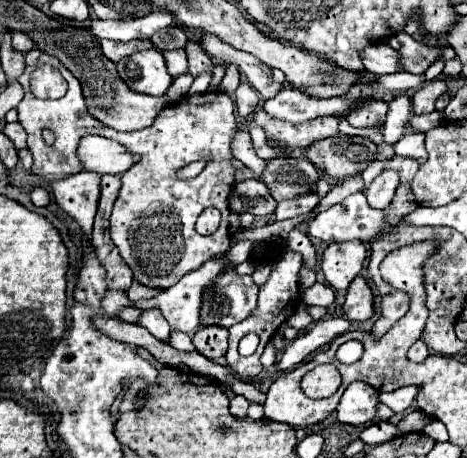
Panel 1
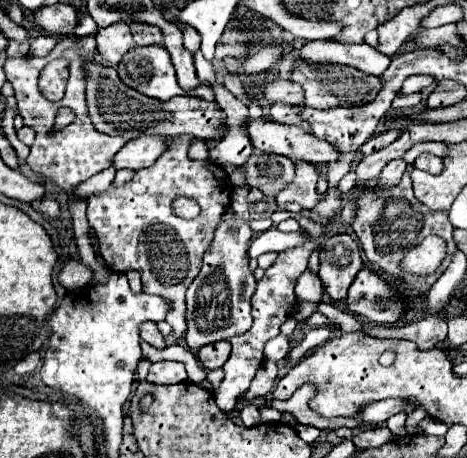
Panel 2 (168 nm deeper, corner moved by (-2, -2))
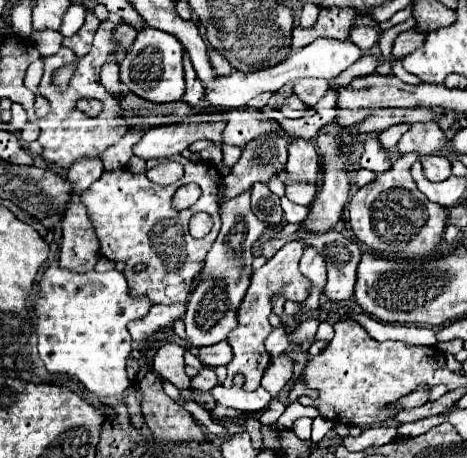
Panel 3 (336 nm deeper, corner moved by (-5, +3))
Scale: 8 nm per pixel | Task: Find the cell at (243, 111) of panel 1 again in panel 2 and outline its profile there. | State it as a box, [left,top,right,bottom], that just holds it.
[222,74,250,104]

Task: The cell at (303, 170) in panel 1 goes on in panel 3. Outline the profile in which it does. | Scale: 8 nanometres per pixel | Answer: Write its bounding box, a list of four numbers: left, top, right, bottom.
[219,135,287,203]

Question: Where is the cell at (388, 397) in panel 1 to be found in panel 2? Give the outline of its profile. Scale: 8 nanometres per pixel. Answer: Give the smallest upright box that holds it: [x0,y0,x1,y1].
[386,412,406,438]

